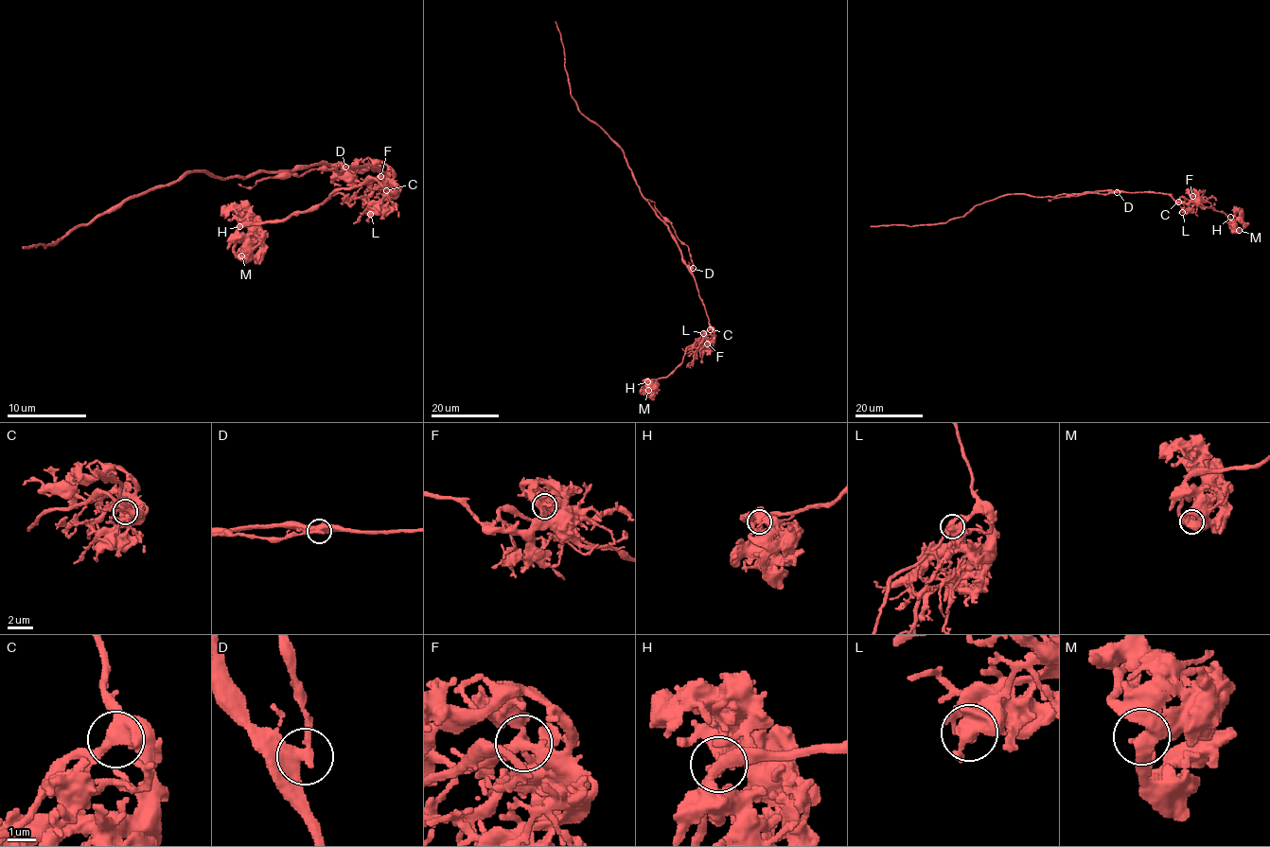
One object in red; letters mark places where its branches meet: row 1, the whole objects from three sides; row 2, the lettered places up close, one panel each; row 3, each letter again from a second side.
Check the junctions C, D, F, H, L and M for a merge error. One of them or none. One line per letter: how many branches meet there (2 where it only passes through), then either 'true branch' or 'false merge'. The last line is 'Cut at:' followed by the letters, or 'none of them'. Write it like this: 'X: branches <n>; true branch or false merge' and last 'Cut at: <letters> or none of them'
C: branches 3; true branch
D: branches 2; false merge
F: branches 2; true branch
H: branches 2; true branch
L: branches 2; true branch
M: branches 2; true branch
Cut at: D

